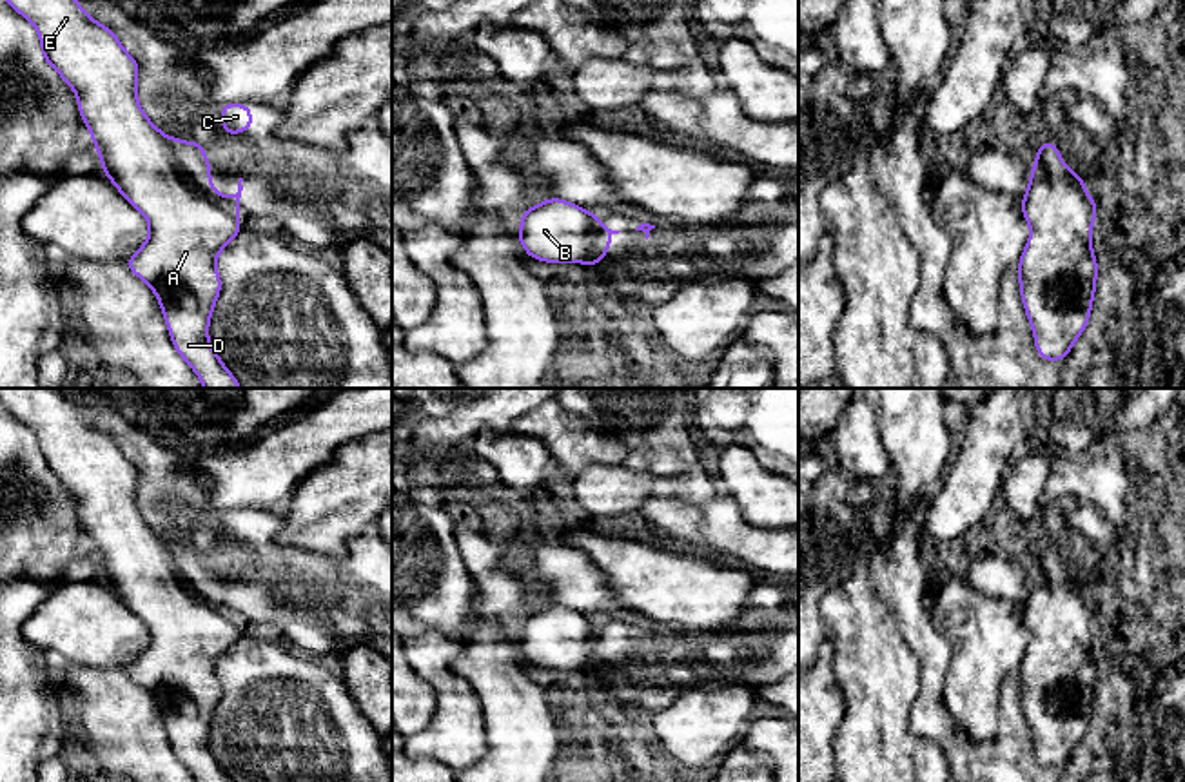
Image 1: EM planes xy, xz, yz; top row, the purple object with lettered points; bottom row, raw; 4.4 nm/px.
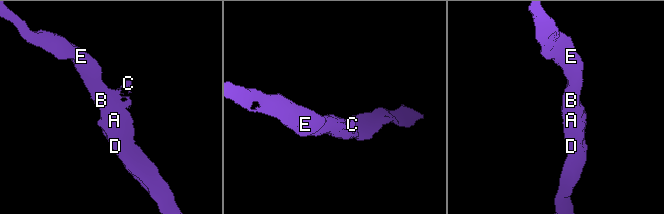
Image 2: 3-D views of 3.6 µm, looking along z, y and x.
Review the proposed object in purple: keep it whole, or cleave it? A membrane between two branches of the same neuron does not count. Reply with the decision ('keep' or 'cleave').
cleave

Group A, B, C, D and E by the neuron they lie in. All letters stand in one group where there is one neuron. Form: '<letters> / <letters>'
A B D E / C

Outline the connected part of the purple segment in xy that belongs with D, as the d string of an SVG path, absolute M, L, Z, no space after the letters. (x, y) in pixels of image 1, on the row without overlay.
M0 388L0 403L36 434L42 464L76 501L78 519L100 561L102 579L149 628L147 648L125 671L158 704L176 758L196 782L232 782L209 749L209 728L221 700L216 662L240 642L240 621L211 608L181 586L169 544L138 510L136 464L122 454L114 437L80 414L71 397L54 388Z

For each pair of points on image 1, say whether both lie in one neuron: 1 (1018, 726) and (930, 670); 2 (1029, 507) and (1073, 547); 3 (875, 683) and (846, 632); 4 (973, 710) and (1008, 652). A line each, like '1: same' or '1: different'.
1: same
2: different
3: same
4: same

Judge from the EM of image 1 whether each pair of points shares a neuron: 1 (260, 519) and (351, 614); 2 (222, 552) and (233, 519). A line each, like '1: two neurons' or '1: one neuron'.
1: one neuron
2: one neuron

